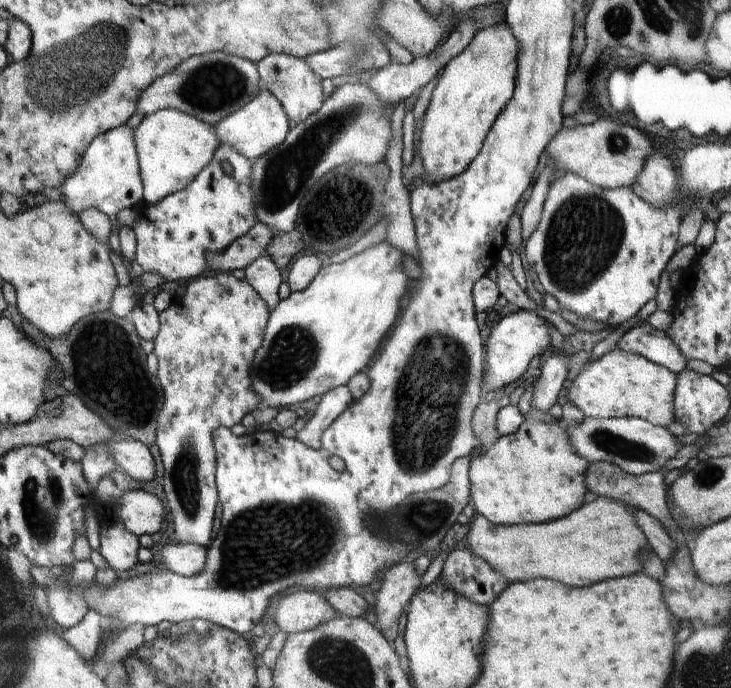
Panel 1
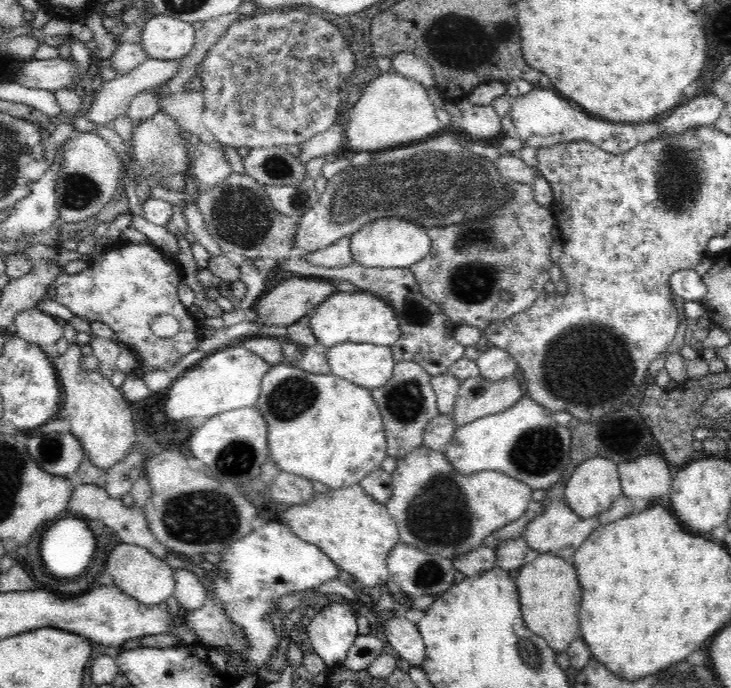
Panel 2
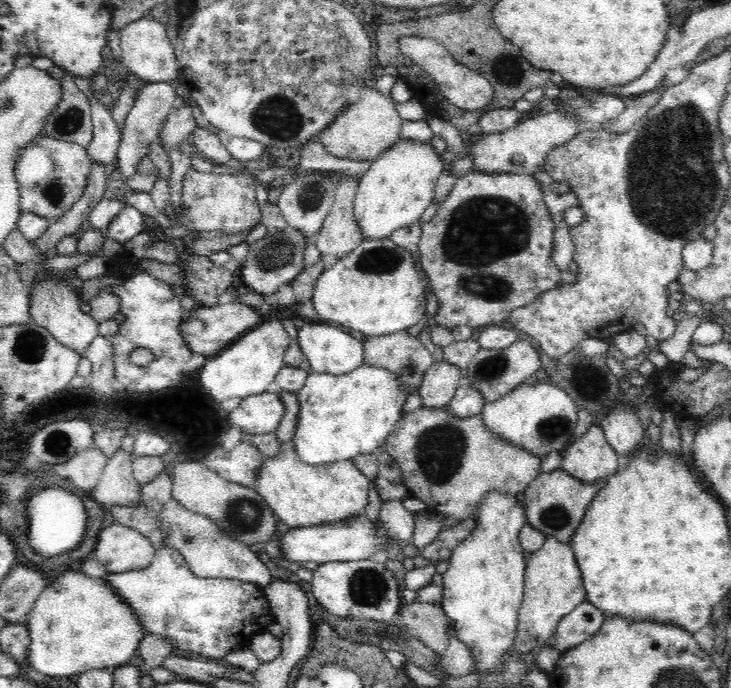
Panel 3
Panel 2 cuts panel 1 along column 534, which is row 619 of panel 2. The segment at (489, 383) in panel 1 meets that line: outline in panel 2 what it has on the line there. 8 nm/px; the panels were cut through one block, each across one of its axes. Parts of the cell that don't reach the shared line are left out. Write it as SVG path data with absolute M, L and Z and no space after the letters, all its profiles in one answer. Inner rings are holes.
M346 603L320 607L306 627L314 652L328 667L340 666L358 634L356 612Z

